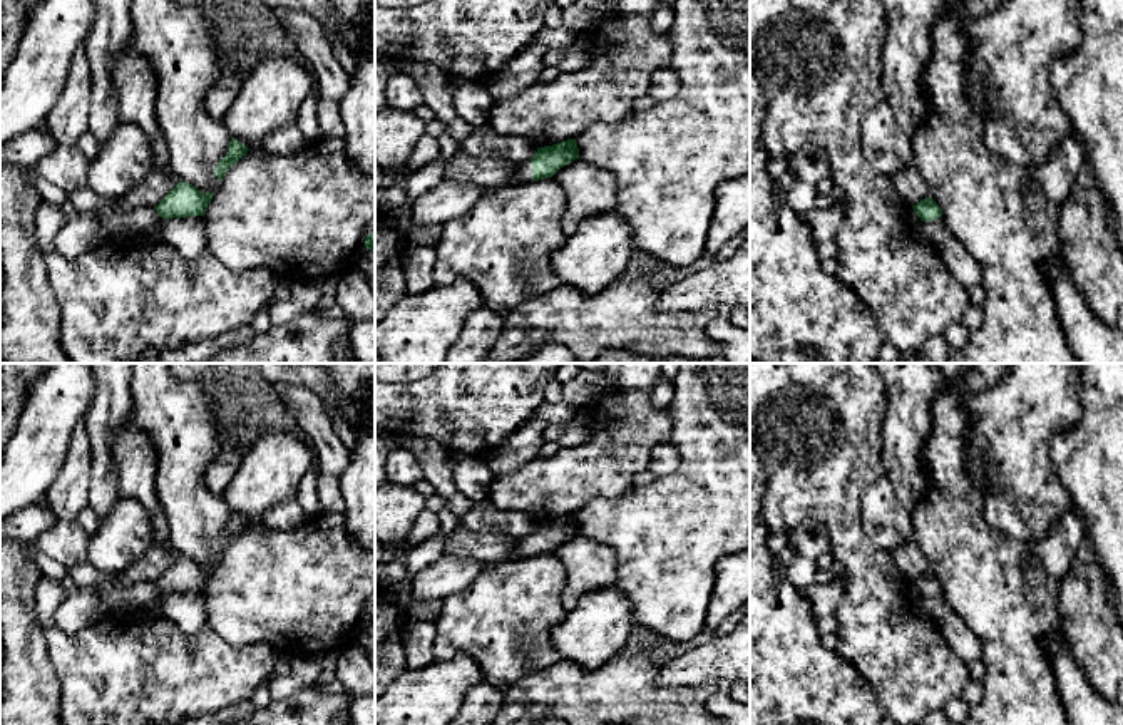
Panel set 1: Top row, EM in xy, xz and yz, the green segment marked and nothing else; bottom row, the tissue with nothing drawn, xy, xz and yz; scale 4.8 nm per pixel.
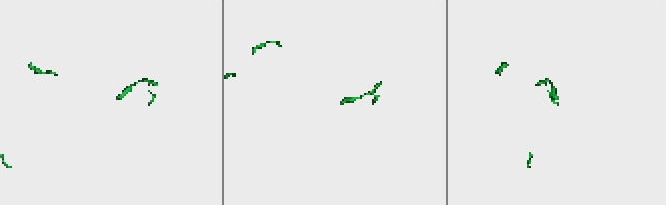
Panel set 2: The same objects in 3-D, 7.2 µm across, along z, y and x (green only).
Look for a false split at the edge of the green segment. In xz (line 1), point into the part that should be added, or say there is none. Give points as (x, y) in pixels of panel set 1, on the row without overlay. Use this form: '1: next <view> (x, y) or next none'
1: next xz (524, 546)

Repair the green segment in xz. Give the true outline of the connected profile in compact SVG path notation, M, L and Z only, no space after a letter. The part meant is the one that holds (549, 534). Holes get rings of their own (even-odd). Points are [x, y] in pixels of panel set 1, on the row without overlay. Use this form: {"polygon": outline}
{"polygon": "M576 514L537 522L537 527L514 544L502 561L552 553L561 542L576 534L579 534Z"}

